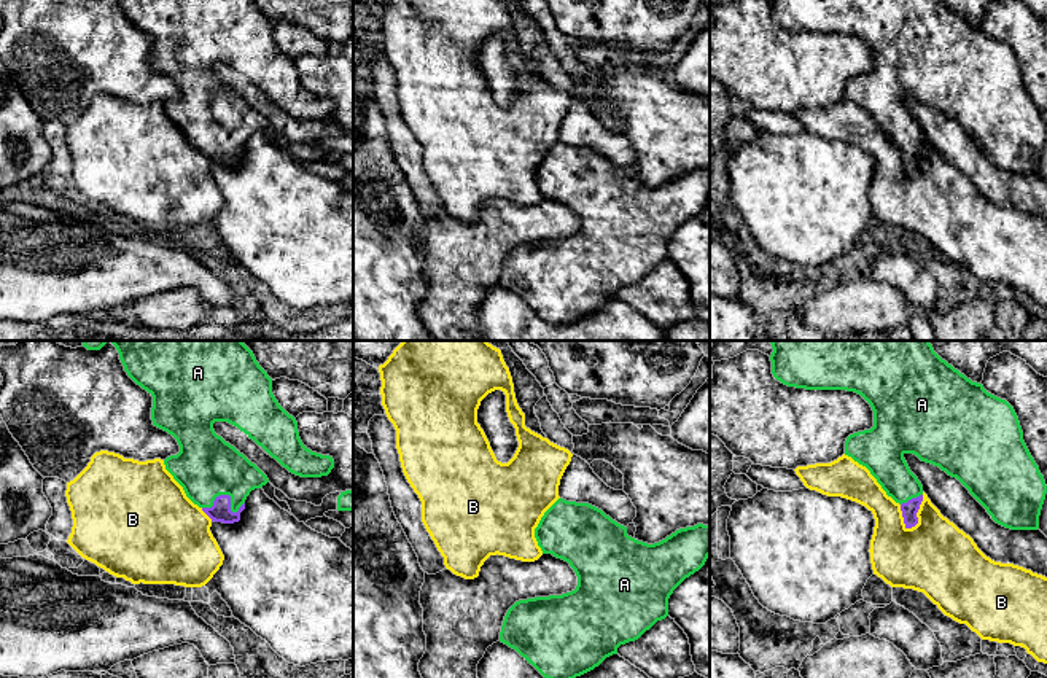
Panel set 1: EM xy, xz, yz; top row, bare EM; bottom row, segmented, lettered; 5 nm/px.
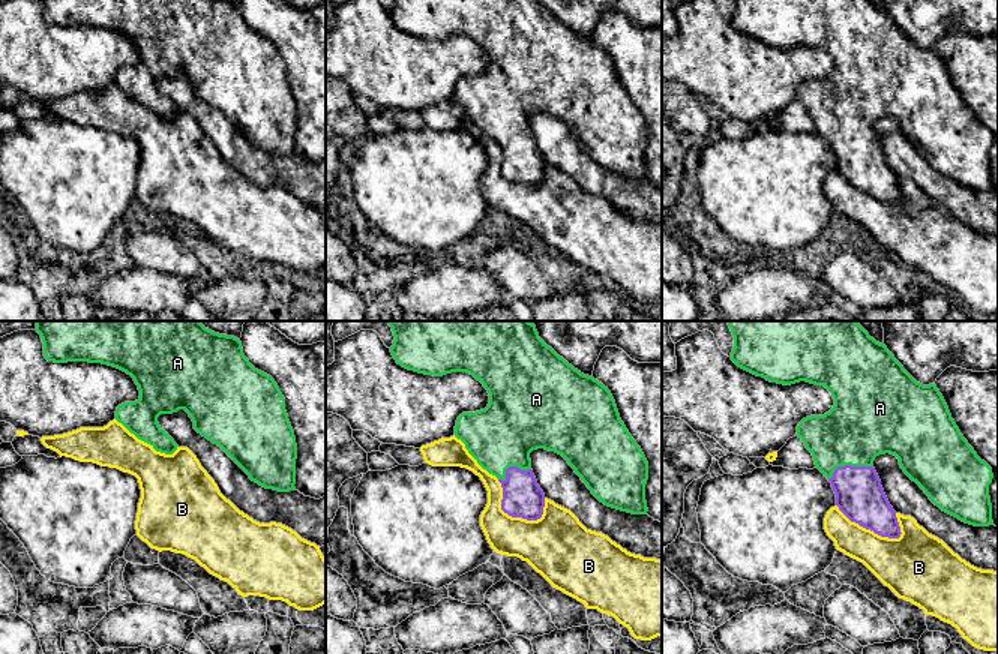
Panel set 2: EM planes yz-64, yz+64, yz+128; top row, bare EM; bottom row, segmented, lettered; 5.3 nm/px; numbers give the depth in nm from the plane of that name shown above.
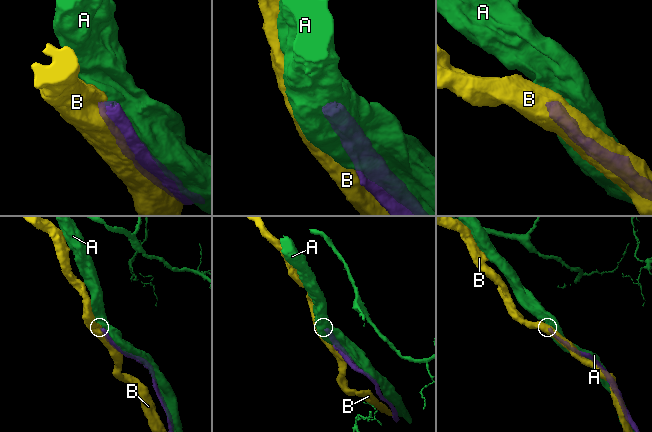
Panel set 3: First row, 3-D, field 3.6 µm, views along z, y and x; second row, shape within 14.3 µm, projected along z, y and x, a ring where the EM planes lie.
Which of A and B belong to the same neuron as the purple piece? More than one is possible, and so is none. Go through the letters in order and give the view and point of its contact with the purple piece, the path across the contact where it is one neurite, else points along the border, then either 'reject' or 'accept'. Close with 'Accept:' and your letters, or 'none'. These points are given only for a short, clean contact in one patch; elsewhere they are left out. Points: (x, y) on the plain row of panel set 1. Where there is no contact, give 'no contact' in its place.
A: contact xy (228, 139); accept
B: contact yz (915, 158); reject
Accept: A

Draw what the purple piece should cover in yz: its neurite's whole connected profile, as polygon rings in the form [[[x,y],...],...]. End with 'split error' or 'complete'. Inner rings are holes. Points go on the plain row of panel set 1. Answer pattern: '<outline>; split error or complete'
[[[770,0],[772,18],[776,24],[788,30],[805,32],[805,33],[847,33],[861,38],[874,54],[874,70],[870,73],[853,76],[845,84],[845,99],[851,100],[859,108],[866,110],[870,118],[877,123],[882,132],[891,140],[896,146],[901,148],[902,161],[905,172],[912,172],[918,167],[917,156],[923,145],[923,129],[918,121],[910,115],[904,99],[913,97],[921,105],[939,110],[948,119],[956,121],[969,137],[987,153],[991,162],[1010,173],[1037,173],[1039,159],[1045,143],[1047,129],[1044,119],[1039,115],[1034,102],[1031,100],[1025,84],[1023,75],[1018,65],[1018,60],[1014,51],[1006,45],[991,37],[988,37],[982,27],[972,25],[952,8],[948,8],[940,0]]]; split error

